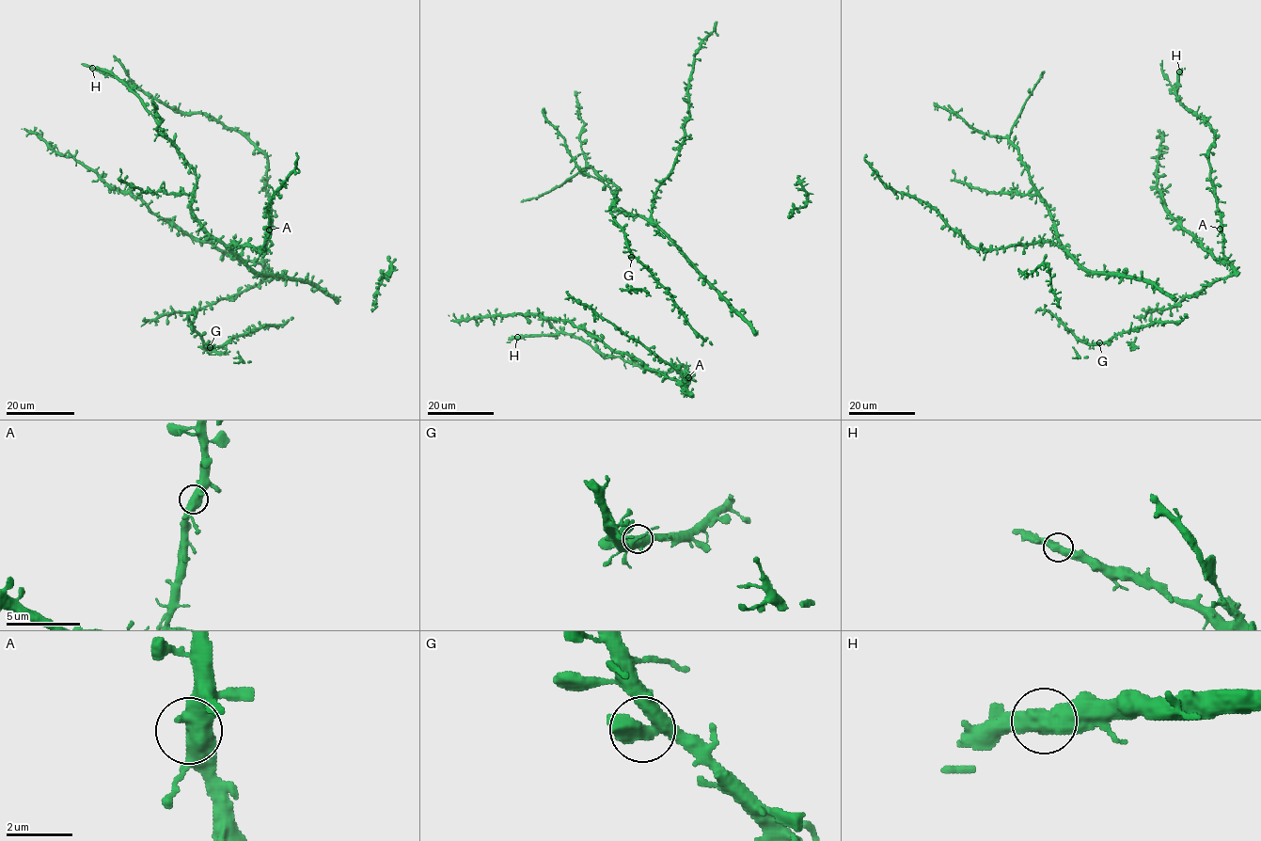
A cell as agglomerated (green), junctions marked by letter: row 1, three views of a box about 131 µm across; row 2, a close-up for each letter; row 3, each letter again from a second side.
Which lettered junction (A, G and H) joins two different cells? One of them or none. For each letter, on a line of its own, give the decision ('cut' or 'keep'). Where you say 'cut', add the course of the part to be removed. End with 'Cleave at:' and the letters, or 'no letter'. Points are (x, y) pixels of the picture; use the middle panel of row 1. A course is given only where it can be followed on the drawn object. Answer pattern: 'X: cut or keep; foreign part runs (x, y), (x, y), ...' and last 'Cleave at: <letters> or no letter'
A: keep
G: keep
H: keep
Cleave at: no letter

